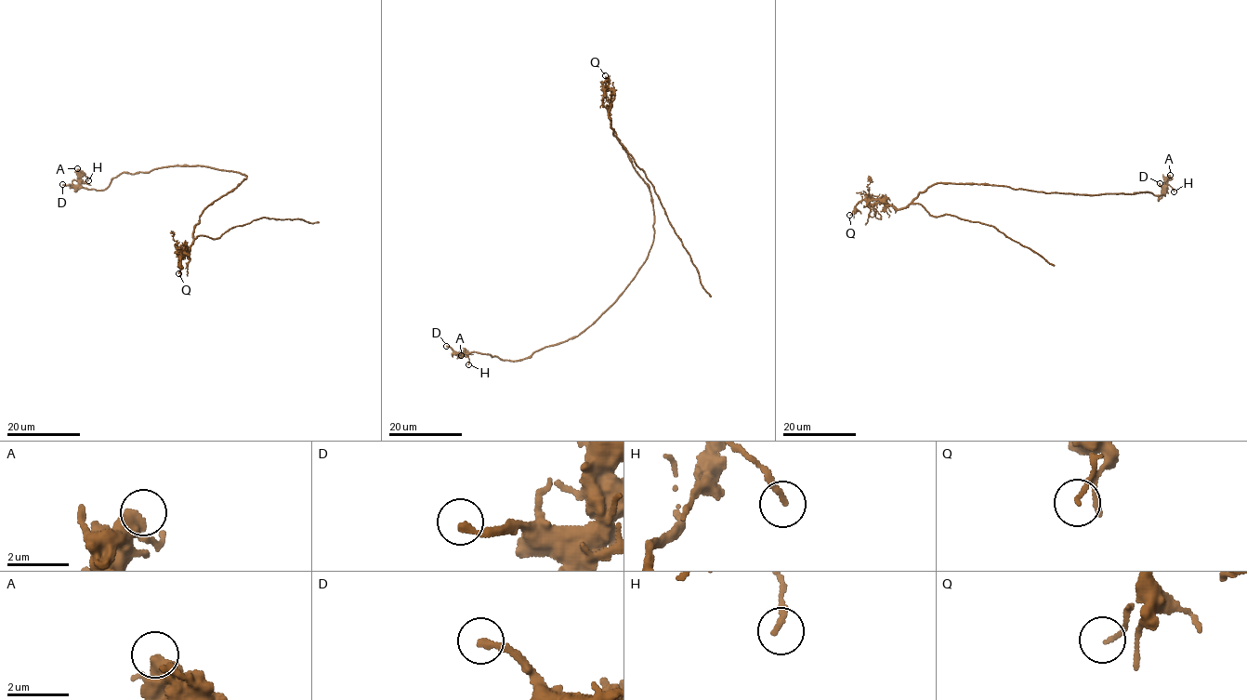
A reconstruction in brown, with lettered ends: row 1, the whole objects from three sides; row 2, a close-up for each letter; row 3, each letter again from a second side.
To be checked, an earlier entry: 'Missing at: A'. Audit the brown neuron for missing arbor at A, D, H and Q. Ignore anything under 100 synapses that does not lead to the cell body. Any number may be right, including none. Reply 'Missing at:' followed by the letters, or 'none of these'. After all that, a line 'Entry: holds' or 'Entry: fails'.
Missing at: none of these
Entry: fails

